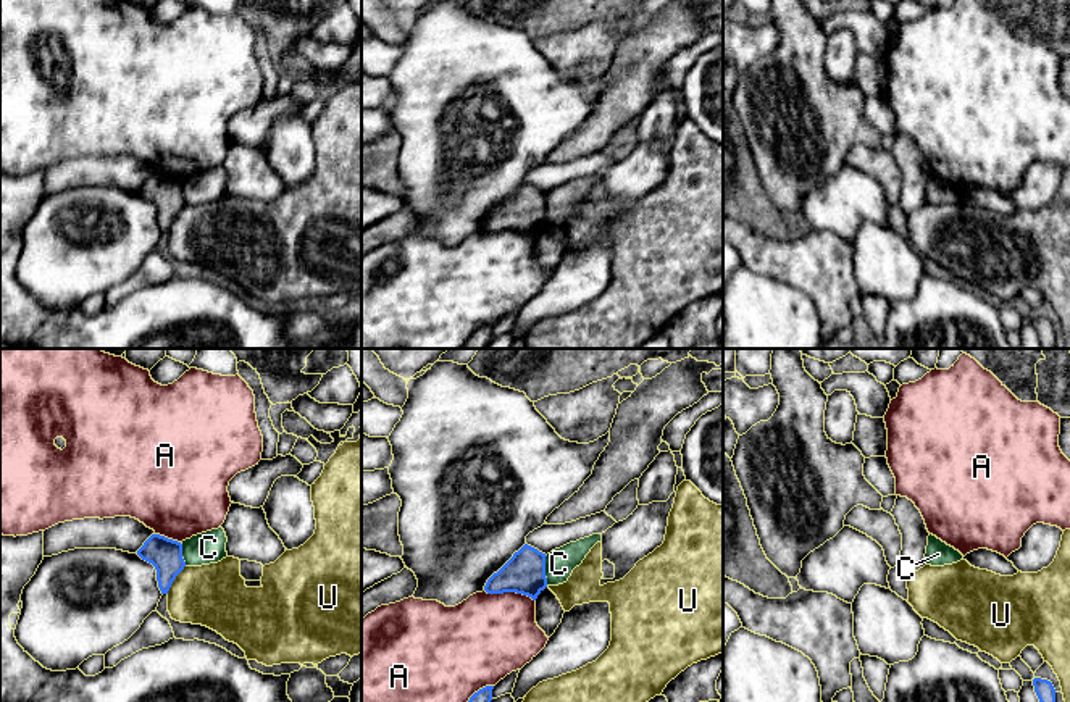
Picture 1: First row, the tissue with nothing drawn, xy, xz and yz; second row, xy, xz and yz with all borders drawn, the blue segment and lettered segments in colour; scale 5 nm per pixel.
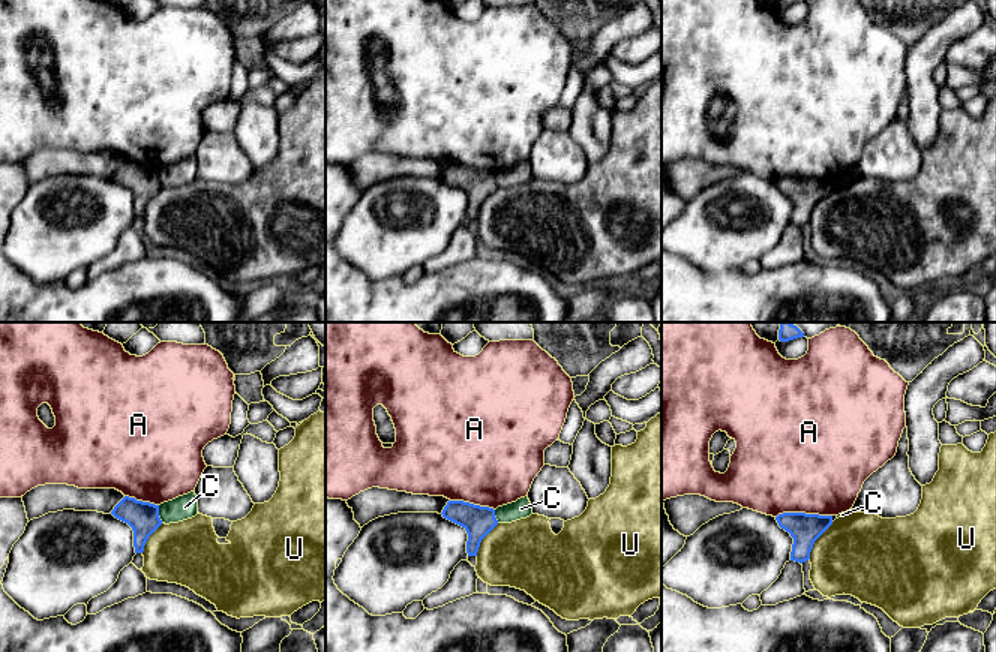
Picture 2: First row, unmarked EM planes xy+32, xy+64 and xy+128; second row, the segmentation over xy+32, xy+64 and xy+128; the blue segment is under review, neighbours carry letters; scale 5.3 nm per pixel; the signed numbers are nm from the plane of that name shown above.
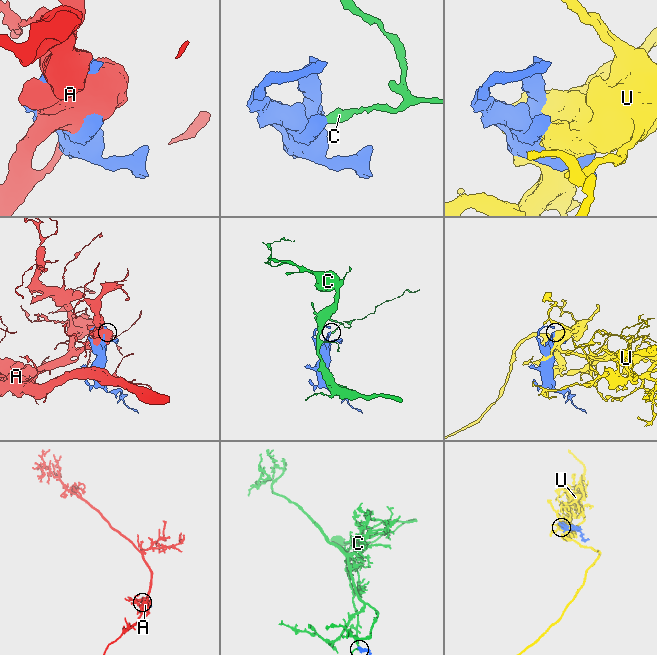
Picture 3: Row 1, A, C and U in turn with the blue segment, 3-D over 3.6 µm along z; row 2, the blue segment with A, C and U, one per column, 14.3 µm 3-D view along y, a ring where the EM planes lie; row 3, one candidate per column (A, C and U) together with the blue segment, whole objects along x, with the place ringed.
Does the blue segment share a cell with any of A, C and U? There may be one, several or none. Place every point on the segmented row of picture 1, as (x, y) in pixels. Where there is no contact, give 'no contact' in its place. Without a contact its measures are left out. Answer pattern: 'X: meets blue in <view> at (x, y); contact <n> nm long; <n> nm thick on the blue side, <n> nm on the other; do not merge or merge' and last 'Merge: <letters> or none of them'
A: meets blue in xz at (510, 591); contact 260 nm long; 200 nm thick on the blue side, 420 nm on the other; do not merge
C: meets blue in xz at (544, 570); contact 150 nm long; 200 nm thick on the blue side, 140 nm on the other; do not merge
U: meets blue in xy at (175, 578); contact 170 nm long; 160 nm thick on the blue side, 320 nm on the other; do not merge
Merge: none of them

